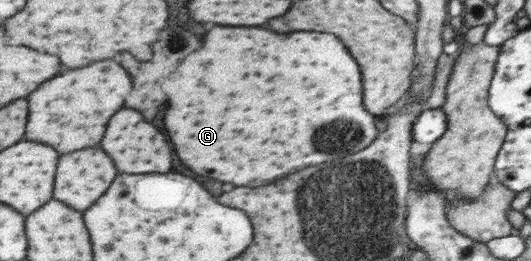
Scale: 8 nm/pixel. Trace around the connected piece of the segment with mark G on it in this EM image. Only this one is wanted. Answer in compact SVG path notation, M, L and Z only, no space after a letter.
M215 26L209 30L209 34L205 36L203 40L203 46L195 52L195 54L189 54L177 72L173 72L169 76L169 80L165 82L165 90L169 94L169 106L165 110L165 116L163 116L163 124L175 144L175 152L179 154L181 162L191 168L193 172L201 174L201 176L207 176L207 178L213 178L217 182L227 182L227 184L233 184L233 186L251 186L251 188L257 188L257 186L265 186L277 178L283 178L283 176L289 176L297 170L303 170L307 166L315 166L315 164L321 164L321 162L327 162L331 160L329 154L325 152L319 152L315 146L313 146L313 136L315 132L329 124L329 122L335 122L335 120L349 120L353 124L359 124L359 128L363 128L363 142L365 146L369 146L380 133L382 129L381 123L376 116L369 114L365 108L363 108L363 82L361 82L361 70L357 66L357 62L353 60L353 56L347 52L347 48L341 44L339 38L335 38L333 34L321 34L321 32L295 32L295 34L275 34L275 32L269 32L269 30L263 30L263 28L237 28L237 26Z

